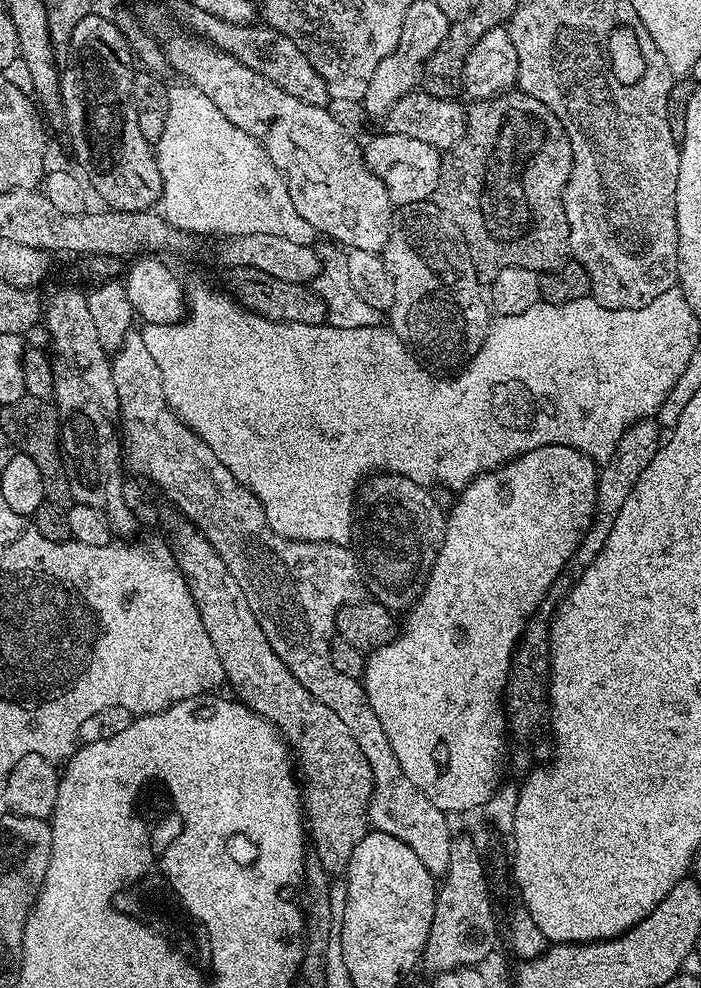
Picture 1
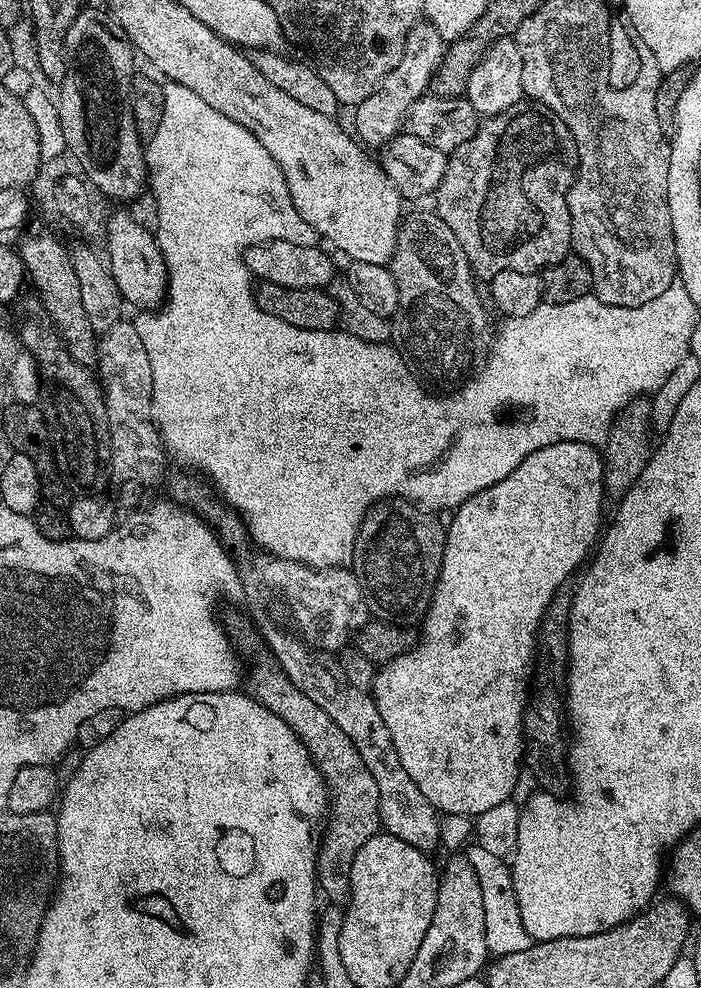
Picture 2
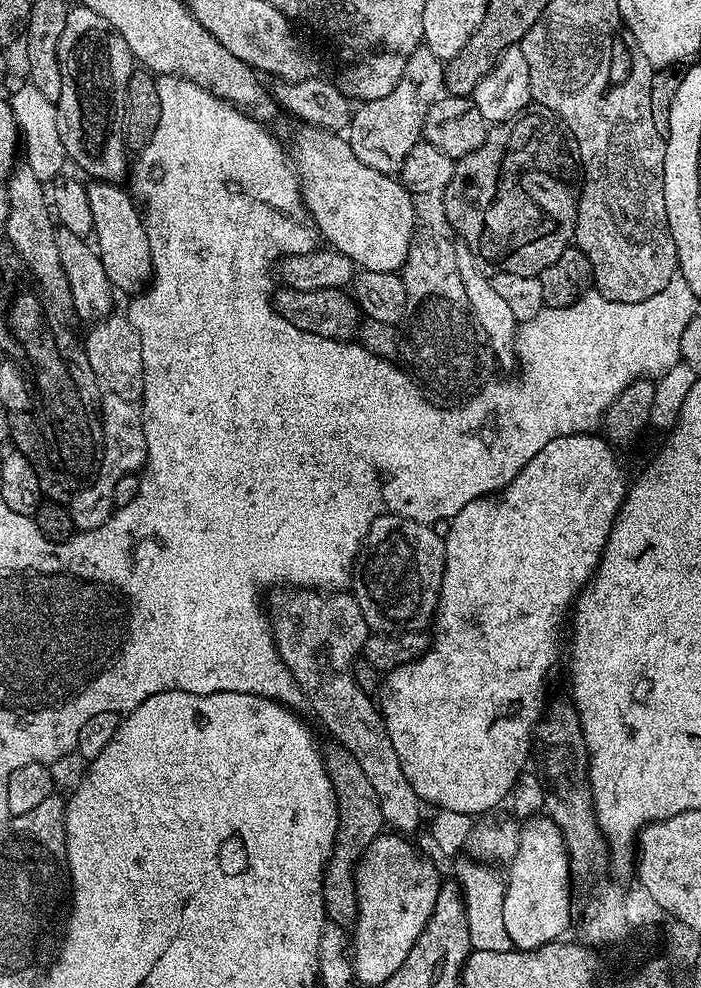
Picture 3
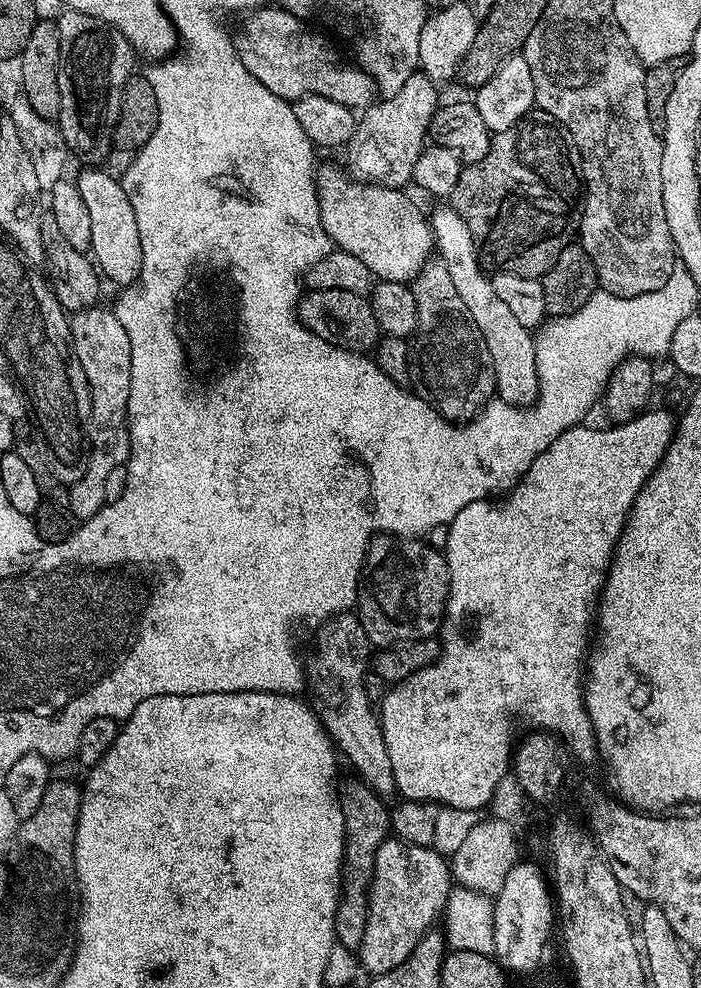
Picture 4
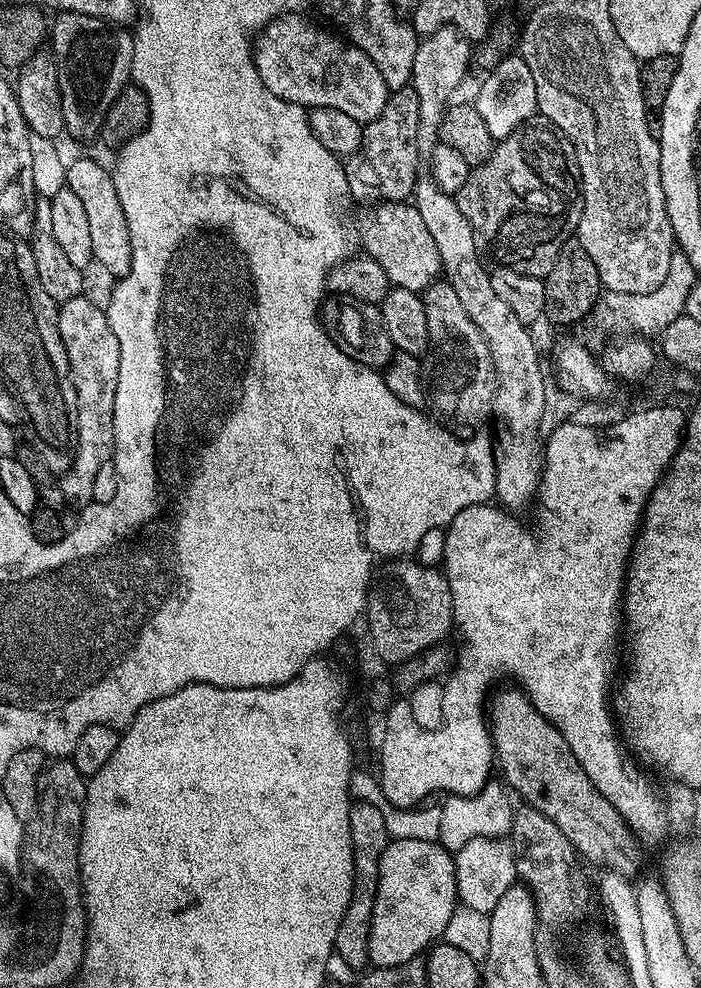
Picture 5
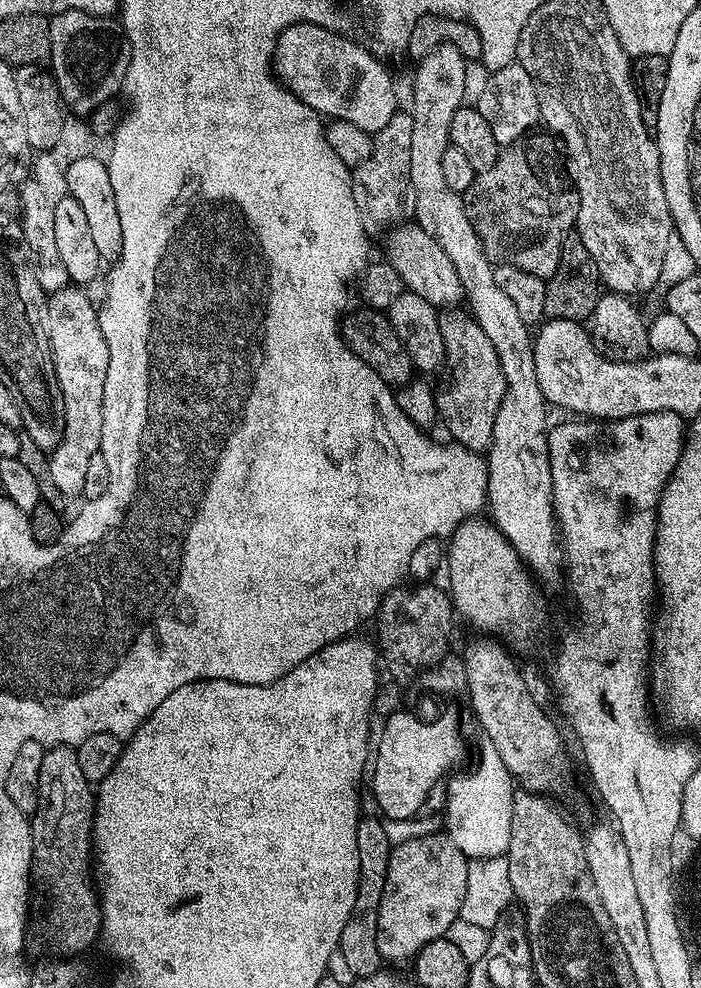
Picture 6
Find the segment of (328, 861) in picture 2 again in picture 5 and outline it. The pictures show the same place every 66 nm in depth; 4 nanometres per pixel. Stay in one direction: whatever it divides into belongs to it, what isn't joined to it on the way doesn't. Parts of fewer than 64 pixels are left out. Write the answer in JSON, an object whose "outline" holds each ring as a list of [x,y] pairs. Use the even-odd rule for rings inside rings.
{"outline":[[[353,803],[350,810],[350,838],[354,850],[352,897],[350,906],[346,906],[346,914],[342,922],[338,922],[334,952],[340,955],[352,969],[360,970],[369,963],[368,943],[370,942],[370,922],[374,914],[374,898],[378,890],[378,866],[382,862],[382,850],[386,850],[386,846],[390,843],[382,811],[370,803]]]}

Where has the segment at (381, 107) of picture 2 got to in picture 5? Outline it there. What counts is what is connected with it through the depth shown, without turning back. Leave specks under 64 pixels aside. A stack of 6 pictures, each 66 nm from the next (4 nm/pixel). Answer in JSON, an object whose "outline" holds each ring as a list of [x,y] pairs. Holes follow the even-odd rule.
{"outline":[[[396,90],[388,97],[388,105],[378,118],[364,125],[362,146],[355,156],[347,157],[344,173],[348,179],[348,195],[363,206],[398,204],[415,193],[416,167],[422,163],[418,138],[420,103],[415,92]]]}

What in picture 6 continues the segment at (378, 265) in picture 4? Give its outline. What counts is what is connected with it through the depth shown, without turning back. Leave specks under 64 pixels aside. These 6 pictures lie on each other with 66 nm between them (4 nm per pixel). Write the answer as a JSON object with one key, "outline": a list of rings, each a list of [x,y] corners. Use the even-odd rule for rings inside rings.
{"outline":[[[404,222],[393,227],[386,239],[390,246],[386,252],[387,263],[396,260],[391,266],[400,275],[400,281],[407,291],[421,295],[435,306],[456,306],[464,300],[462,282],[458,278],[458,270],[454,270],[454,262],[446,258],[442,246],[438,246],[427,230],[415,222]]]}

